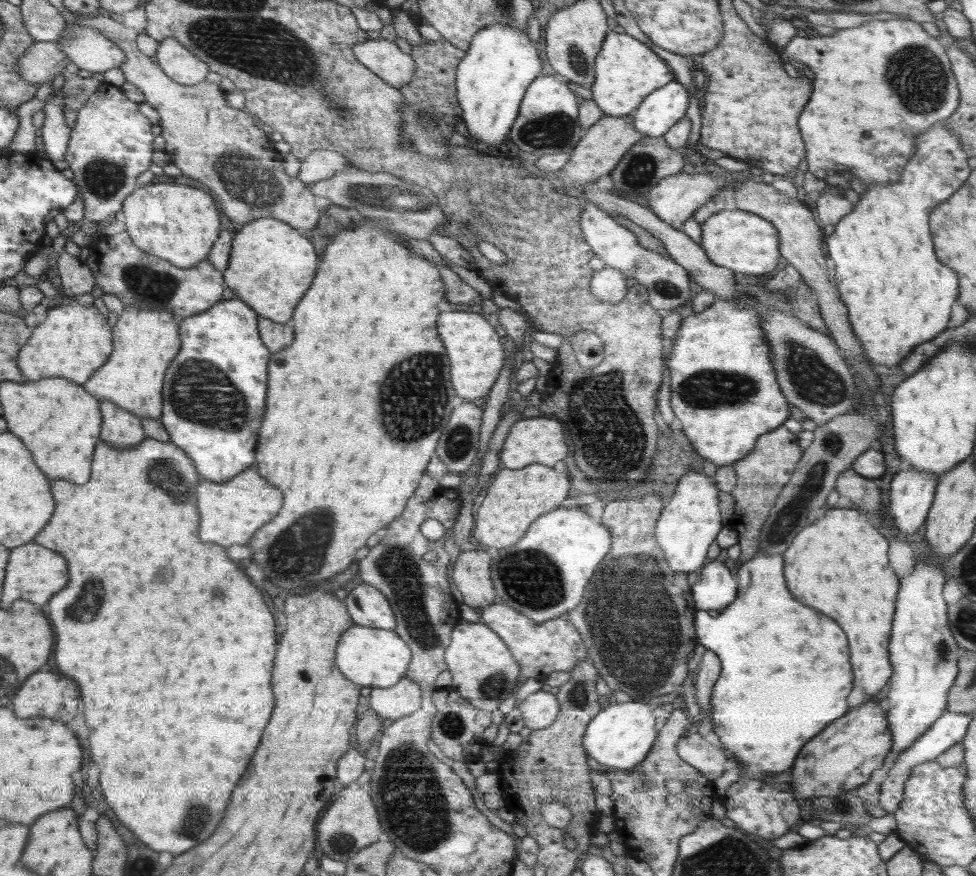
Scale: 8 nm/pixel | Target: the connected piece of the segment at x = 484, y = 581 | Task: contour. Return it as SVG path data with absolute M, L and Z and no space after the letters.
M485 547L460 551L453 569L453 583L463 604L484 609L495 604L496 591L491 580L492 558Z

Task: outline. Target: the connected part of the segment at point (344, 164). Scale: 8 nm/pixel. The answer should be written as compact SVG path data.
M319 150L312 152L300 163L301 168L297 179L308 186L312 186L314 183L332 178L337 172L348 170L348 164L353 162L338 152Z

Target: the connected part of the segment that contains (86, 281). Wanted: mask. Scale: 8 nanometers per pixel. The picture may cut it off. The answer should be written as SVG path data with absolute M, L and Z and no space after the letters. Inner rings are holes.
M65 250L58 252L56 259L64 295L74 297L77 294L91 292L95 286L95 278L84 262Z

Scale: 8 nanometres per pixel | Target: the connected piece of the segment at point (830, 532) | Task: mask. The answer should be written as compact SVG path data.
M838 505L828 508L823 518L811 520L789 544L783 552L784 578L786 586L796 600L806 606L820 610L822 614L834 618L848 636L850 642L850 662L854 668L853 686L861 686L868 698L875 696L878 691L891 679L893 668L890 662L889 640L892 629L892 618L899 591L899 578L892 572L888 562L887 536L874 525L870 514L854 505Z

